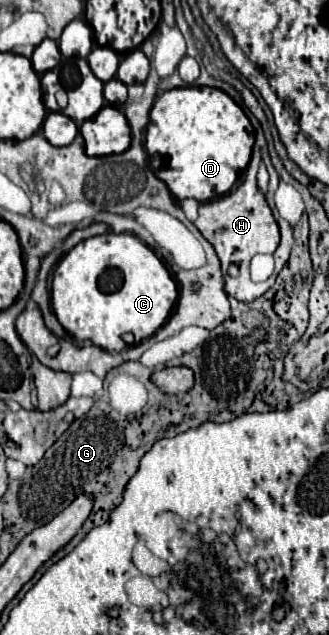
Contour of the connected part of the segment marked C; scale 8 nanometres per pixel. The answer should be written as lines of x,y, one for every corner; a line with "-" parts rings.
105,233
95,235
79,245
75,245
71,251
63,255
59,265
55,267
53,281
51,281
51,303
55,309
55,315
59,323
79,341
93,341
95,345
107,349
107,351
123,351
127,343
123,341
125,333
135,335
135,343
141,343
143,339
157,333
157,329
169,319
175,303
179,297
177,281
169,273
167,265
155,255
151,247
141,243
131,233

